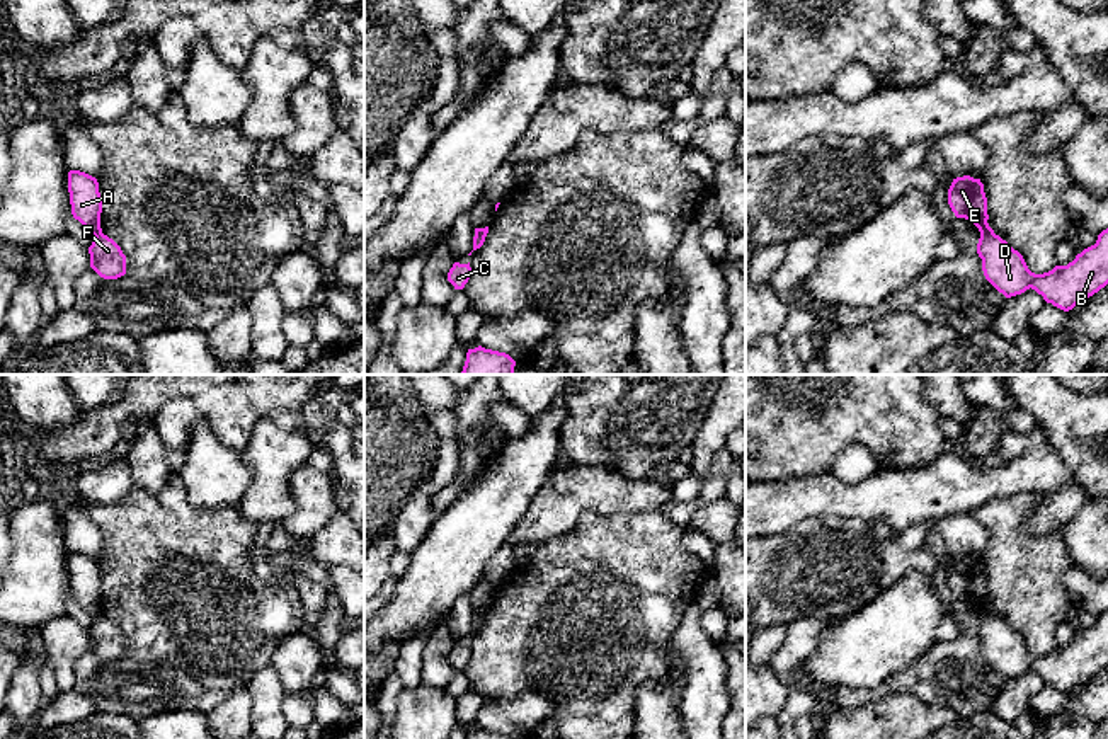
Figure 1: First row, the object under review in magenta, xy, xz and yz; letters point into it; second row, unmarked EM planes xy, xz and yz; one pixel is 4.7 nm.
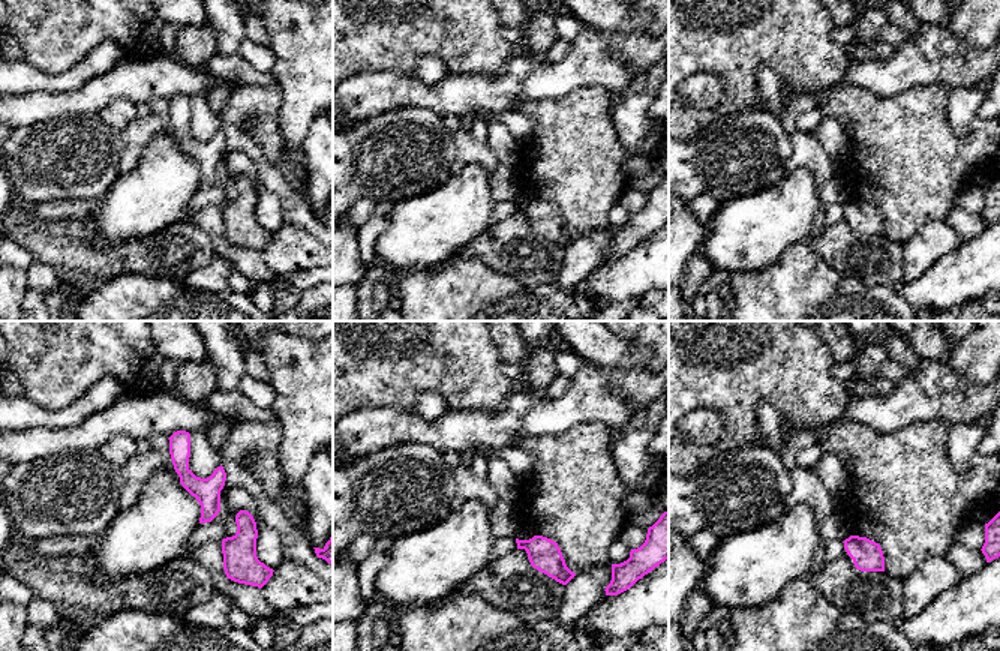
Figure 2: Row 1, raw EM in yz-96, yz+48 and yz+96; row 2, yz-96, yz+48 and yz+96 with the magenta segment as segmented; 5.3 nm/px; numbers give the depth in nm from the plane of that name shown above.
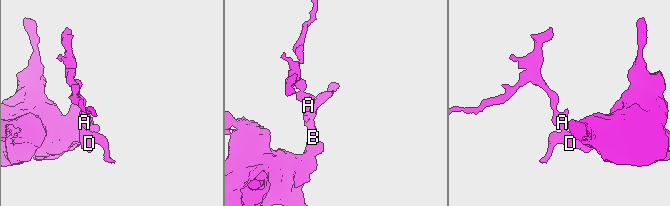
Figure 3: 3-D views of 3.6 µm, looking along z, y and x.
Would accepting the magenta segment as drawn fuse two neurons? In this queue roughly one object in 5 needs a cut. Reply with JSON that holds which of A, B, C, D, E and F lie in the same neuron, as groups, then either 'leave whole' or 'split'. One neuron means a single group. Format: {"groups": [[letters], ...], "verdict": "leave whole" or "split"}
{"groups": [["A", "E"], ["B", "C", "D", "F"]], "verdict": "split"}

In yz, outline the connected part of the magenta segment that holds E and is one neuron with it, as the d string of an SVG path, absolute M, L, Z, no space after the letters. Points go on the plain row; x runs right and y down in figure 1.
M970 557L953 560L948 570L948 586L957 599L972 603L980 616L992 616L987 601L987 579L980 560Z

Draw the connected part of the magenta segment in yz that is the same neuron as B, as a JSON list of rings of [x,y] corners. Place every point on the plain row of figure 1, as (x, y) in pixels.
[[[1108,610],[1094,627],[1084,630],[1067,647],[1035,656],[1023,637],[999,616],[980,616],[977,635],[985,661],[1006,679],[1035,671],[1047,685],[1069,693],[1108,666]]]

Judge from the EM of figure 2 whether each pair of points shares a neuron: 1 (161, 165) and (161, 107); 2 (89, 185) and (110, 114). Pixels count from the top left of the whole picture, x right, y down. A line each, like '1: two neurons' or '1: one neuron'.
1: two neurons
2: two neurons

